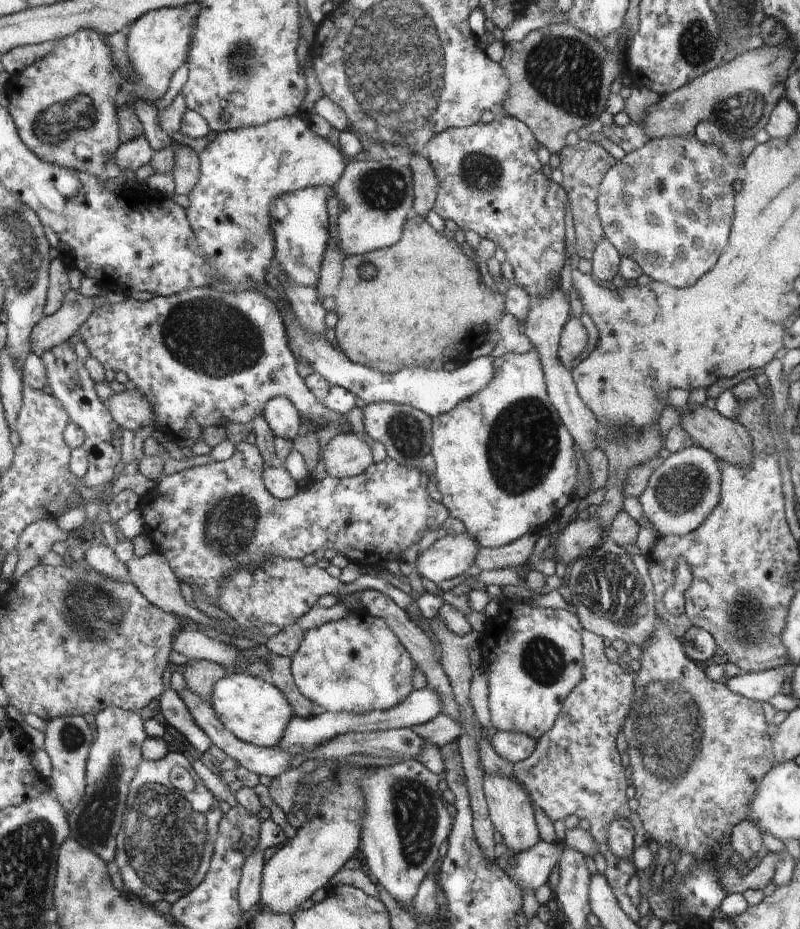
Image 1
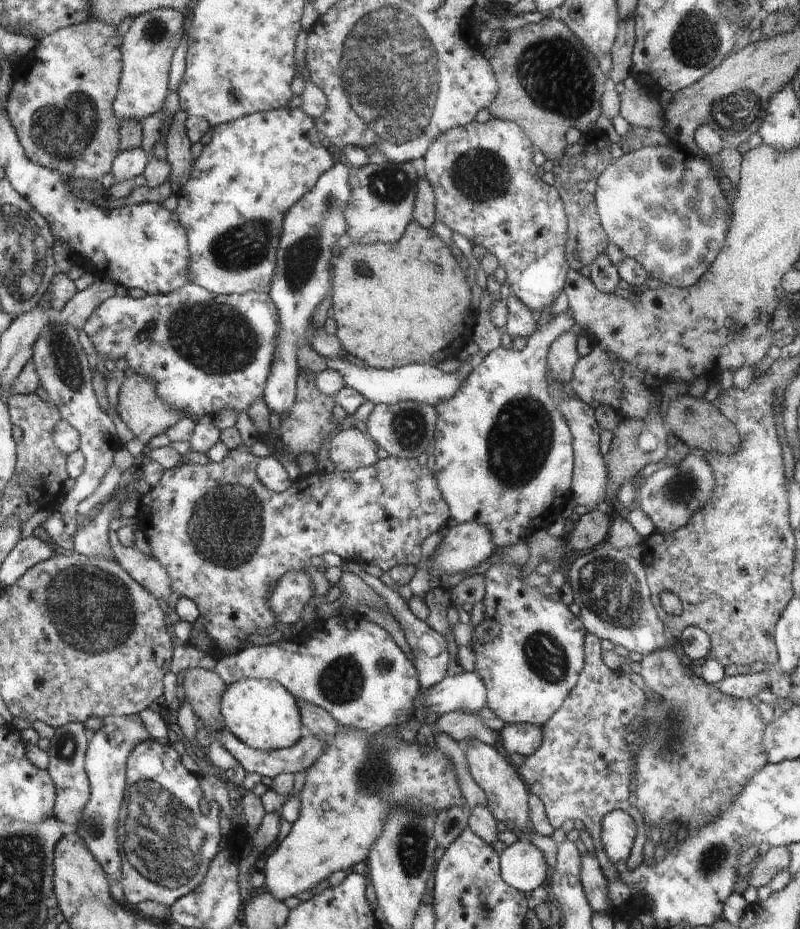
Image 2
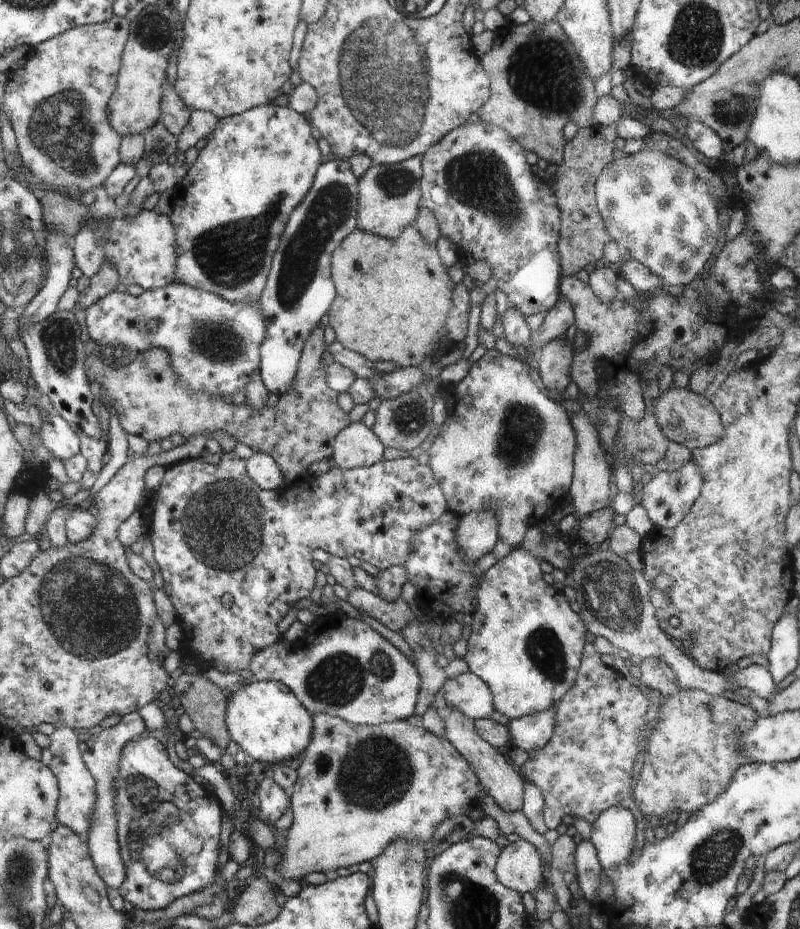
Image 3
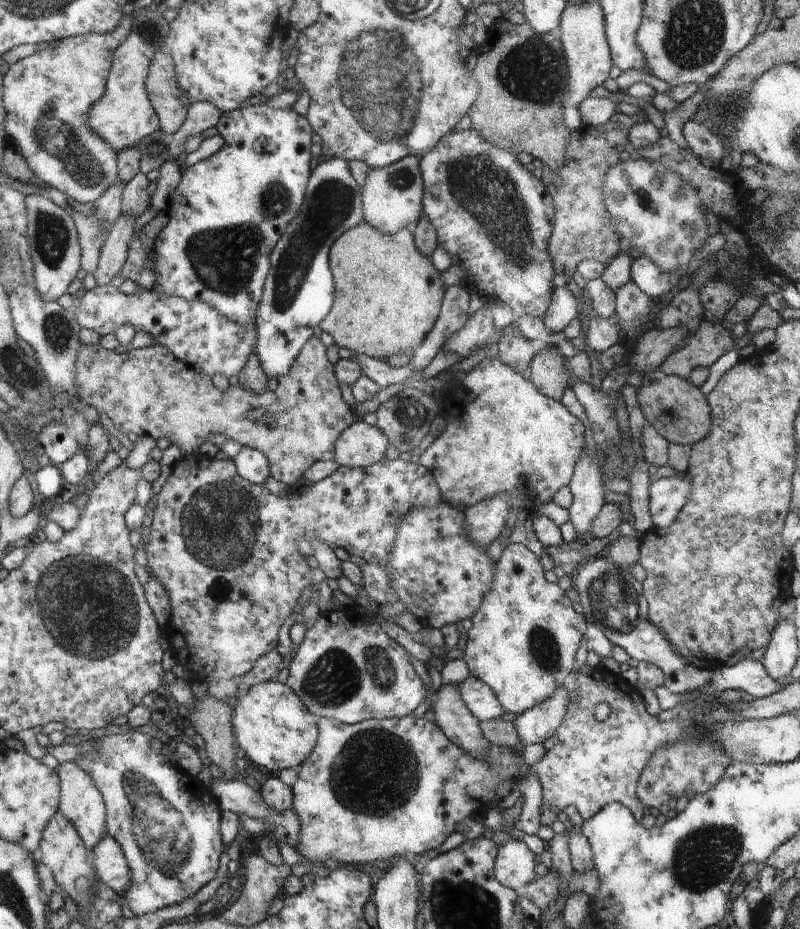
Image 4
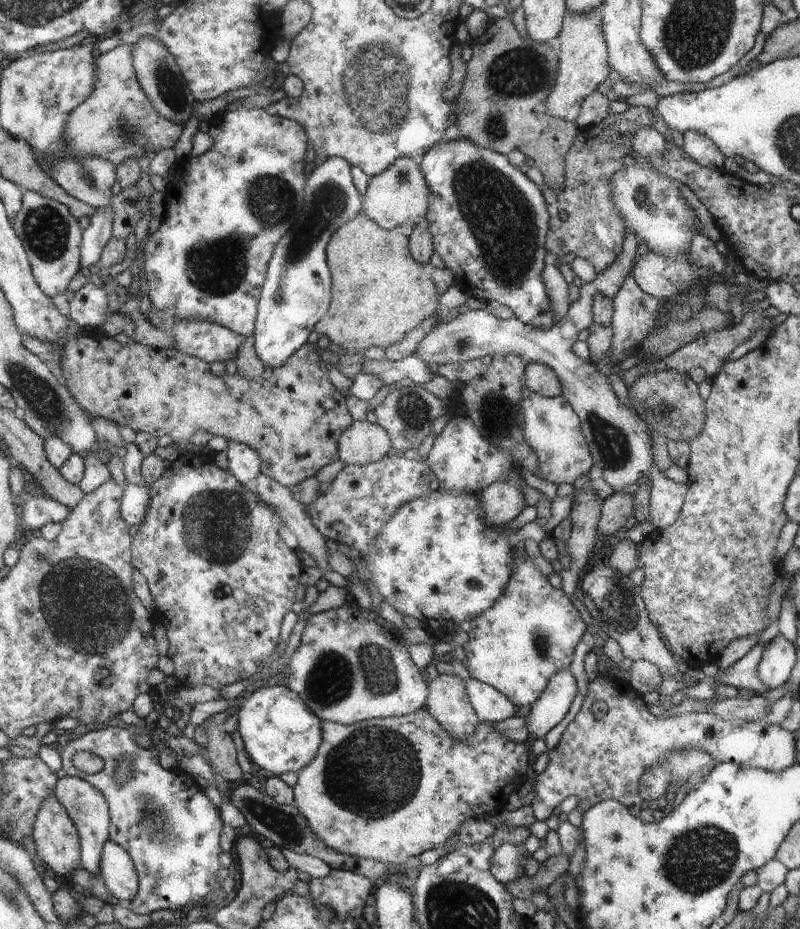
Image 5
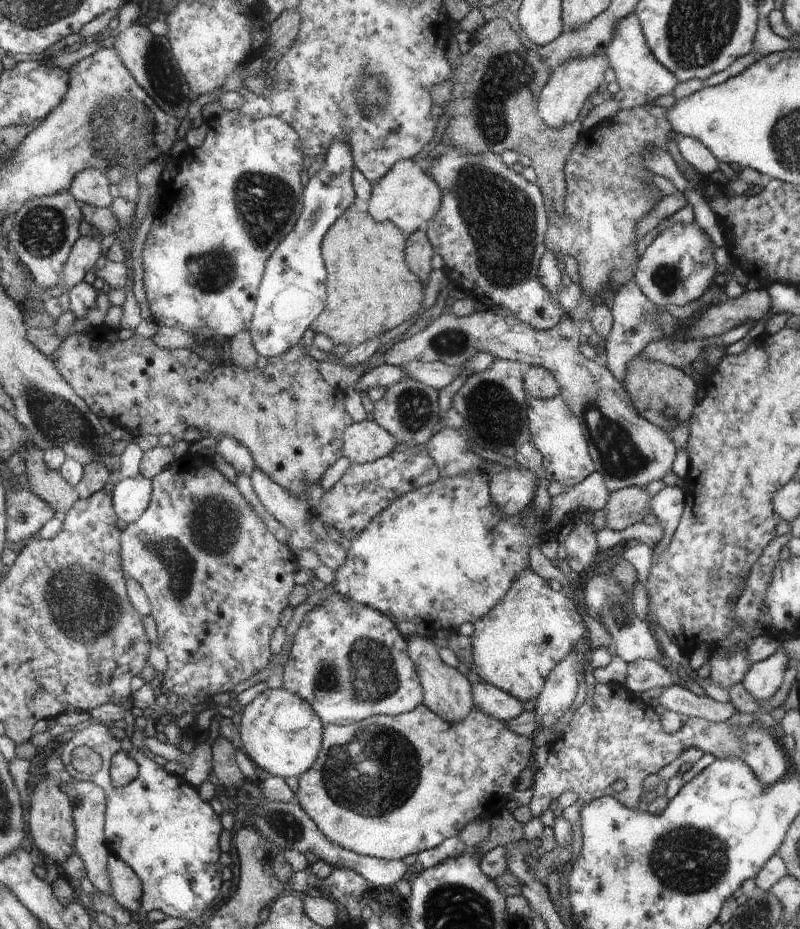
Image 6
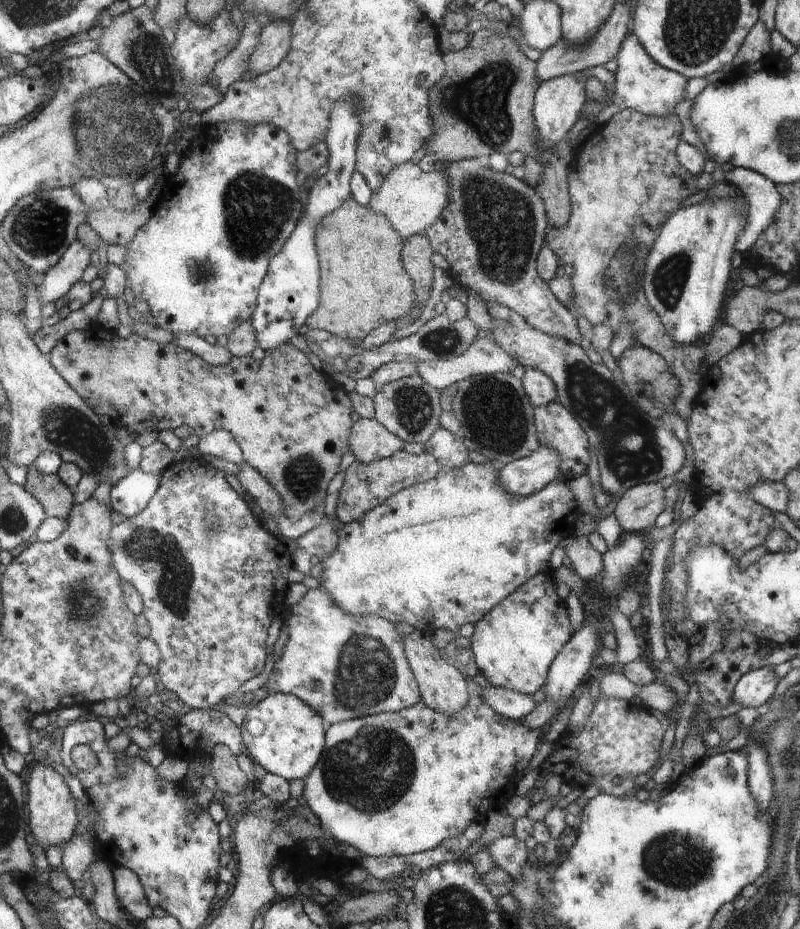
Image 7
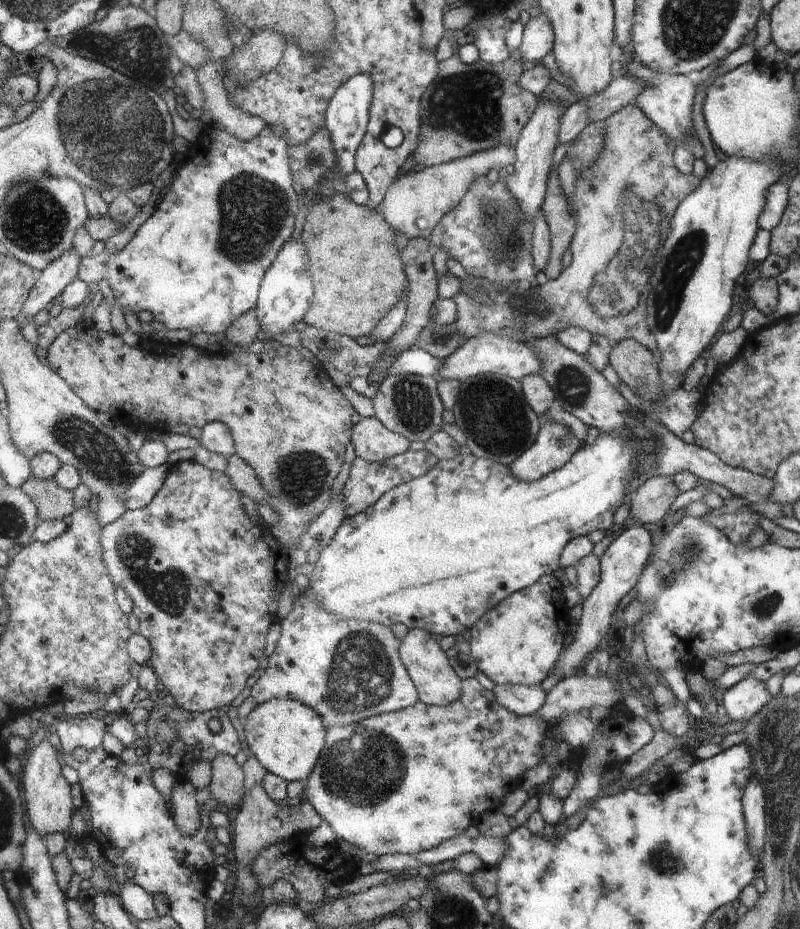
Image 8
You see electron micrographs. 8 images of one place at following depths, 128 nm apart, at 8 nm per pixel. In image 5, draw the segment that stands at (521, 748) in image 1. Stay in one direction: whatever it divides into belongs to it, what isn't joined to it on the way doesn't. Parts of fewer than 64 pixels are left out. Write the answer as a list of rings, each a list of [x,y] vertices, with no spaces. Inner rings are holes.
[[[558,671],[549,680],[544,694],[536,703],[531,704],[531,711],[525,717],[530,736],[544,738],[554,726],[564,720],[577,692],[577,684],[573,674]]]

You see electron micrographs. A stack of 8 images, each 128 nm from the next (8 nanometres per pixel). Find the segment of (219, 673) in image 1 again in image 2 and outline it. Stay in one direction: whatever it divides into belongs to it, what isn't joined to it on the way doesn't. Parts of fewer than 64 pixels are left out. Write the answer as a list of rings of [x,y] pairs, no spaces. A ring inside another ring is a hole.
[[[190,669],[187,671],[183,695],[187,696],[200,720],[210,730],[218,730],[225,726],[222,697],[228,687],[217,670]]]

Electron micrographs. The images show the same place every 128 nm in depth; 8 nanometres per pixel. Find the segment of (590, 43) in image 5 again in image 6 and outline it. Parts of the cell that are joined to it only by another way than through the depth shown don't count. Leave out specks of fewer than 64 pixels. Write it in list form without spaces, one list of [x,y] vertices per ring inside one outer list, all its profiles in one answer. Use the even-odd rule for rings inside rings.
[[[588,55],[561,62],[553,70],[552,77],[541,90],[542,120],[555,131],[561,131],[565,124],[576,121],[586,98],[604,82],[604,72],[608,68],[607,55]]]

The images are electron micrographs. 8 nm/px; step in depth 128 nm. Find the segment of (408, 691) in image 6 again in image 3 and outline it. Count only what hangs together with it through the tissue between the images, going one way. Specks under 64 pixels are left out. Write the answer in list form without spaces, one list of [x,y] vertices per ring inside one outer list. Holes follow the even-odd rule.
[[[351,617],[346,618],[346,628],[344,628],[344,626],[331,625],[326,626],[326,628],[322,628],[321,630],[314,627],[308,631],[307,638],[299,645],[286,648],[282,641],[278,641],[278,644],[274,644],[274,648],[272,648],[271,645],[268,646],[268,648],[260,650],[260,652],[257,652],[252,658],[250,665],[247,668],[247,674],[252,674],[258,681],[267,681],[270,679],[271,681],[282,682],[282,684],[285,684],[294,692],[298,697],[298,700],[305,705],[305,708],[308,709],[312,715],[329,714],[330,716],[338,717],[357,725],[370,726],[380,725],[394,720],[407,720],[407,718],[410,718],[410,716],[416,712],[417,704],[421,698],[421,695],[418,694],[418,688],[420,688],[420,676],[418,676],[414,664],[410,664],[410,662],[404,658],[404,654],[402,654],[400,650],[396,650],[390,641],[382,637],[368,624],[362,624],[362,622],[358,622],[355,618],[352,620]]]

